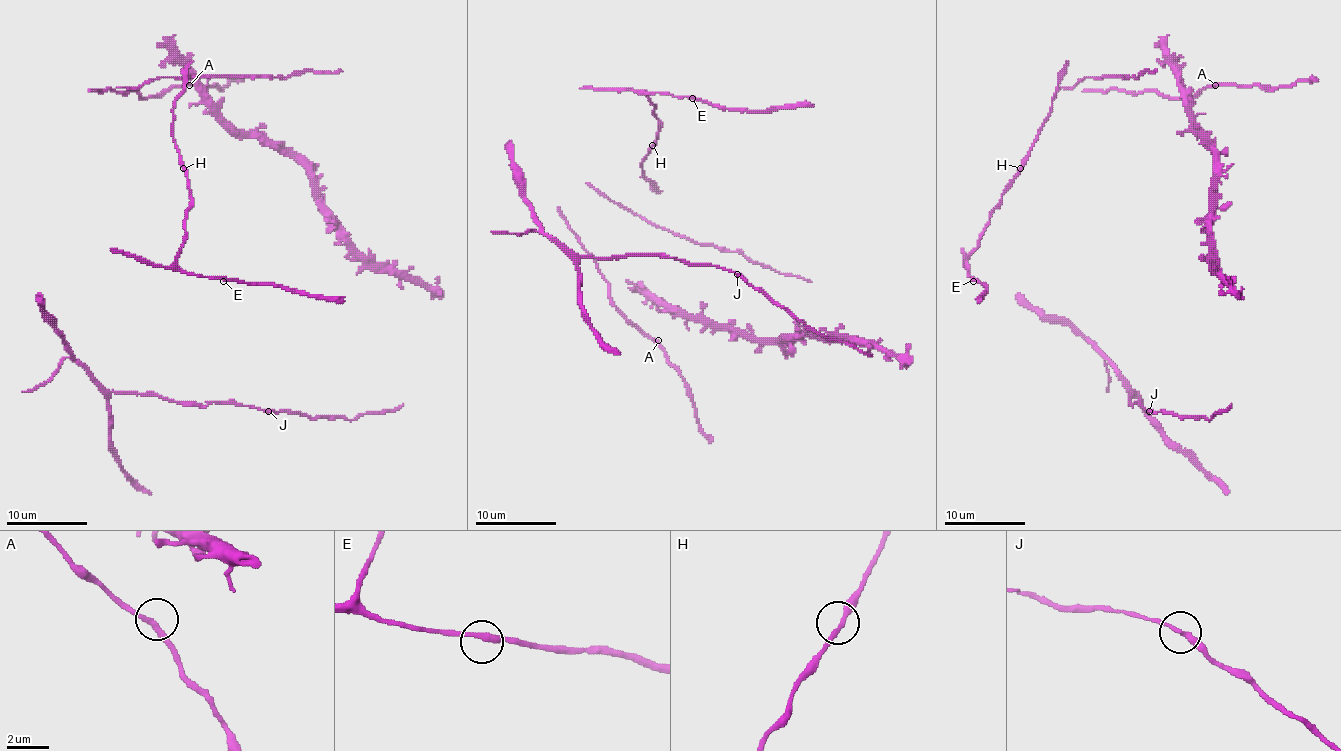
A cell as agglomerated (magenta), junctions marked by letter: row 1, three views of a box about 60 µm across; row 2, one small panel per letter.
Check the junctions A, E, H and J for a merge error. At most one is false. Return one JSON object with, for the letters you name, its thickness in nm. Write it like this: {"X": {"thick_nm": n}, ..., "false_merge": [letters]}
{"false_merge": []}

